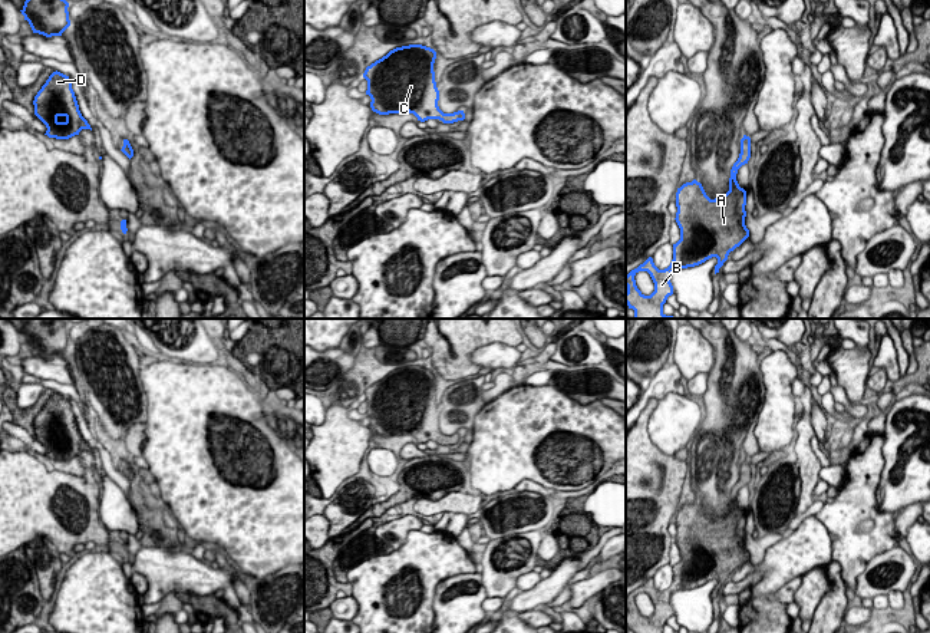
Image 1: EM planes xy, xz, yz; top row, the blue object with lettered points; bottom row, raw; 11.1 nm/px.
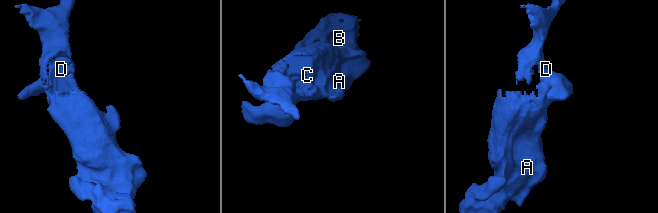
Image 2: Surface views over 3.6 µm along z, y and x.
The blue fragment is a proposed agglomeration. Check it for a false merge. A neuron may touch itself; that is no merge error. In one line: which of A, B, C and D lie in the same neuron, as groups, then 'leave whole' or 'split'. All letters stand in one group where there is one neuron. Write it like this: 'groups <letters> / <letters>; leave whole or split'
groups A B C D; leave whole

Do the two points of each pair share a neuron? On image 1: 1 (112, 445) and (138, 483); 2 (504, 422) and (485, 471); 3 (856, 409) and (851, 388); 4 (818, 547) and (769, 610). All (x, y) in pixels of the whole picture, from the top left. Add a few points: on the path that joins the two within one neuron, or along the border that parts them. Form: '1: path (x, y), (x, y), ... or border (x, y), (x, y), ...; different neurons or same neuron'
1: path (122, 454), (137, 467), (138, 472); same neuron
2: path (504, 434), (497, 460); same neuron
3: border (837, 383), (851, 402), (860, 402); different neurons
4: path (800, 554), (768, 586), (768, 592); same neuron

